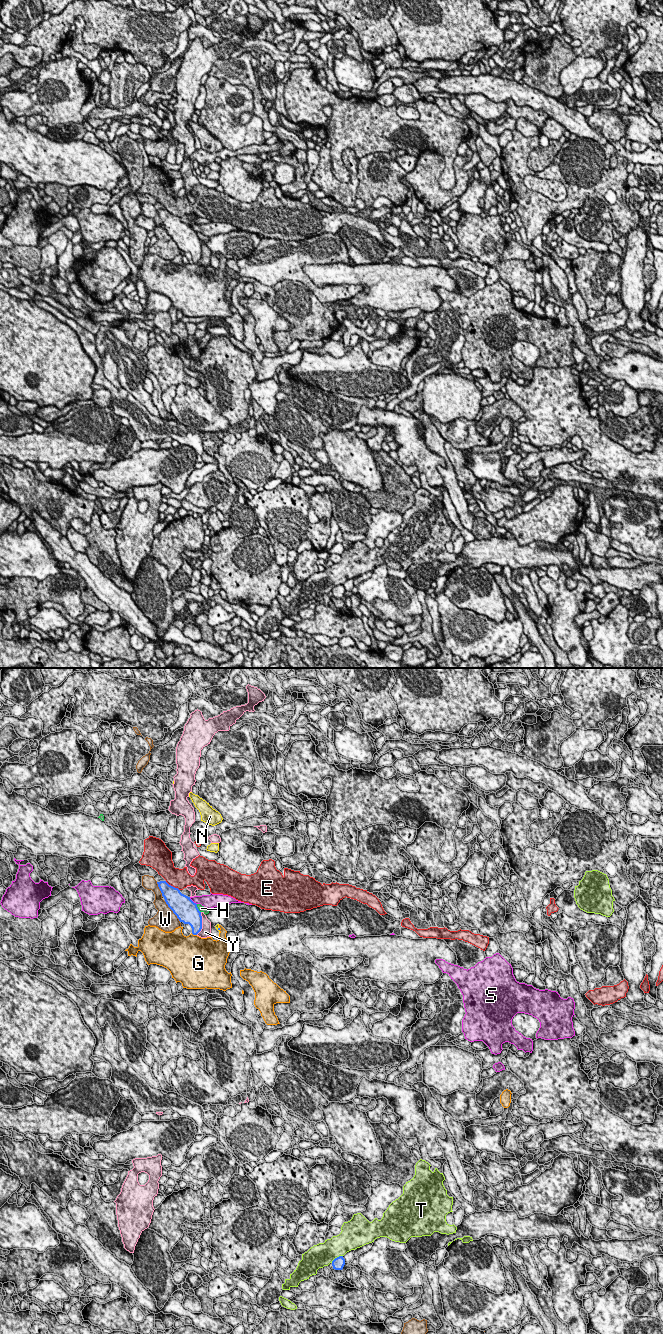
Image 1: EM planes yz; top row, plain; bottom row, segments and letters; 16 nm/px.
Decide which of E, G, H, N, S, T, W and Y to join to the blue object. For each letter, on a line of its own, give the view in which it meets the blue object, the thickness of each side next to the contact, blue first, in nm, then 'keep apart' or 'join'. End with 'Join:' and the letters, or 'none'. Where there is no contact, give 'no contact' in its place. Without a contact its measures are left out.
E: yz | 320/320 nm | keep apart
G: yz | 240/460 nm | keep apart
H: yz | 360/100 nm | keep apart
N: no contact | keep apart
S: yz | 360/200 nm | keep apart
T: yz | 200/380 nm | keep apart
W: yz | 360/340 nm | keep apart
Y: yz | 320/160 nm | keep apart
Join: none

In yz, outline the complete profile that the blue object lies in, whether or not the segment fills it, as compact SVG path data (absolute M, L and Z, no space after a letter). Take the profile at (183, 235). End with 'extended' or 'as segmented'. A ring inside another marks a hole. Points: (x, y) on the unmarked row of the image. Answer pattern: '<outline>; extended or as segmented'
M166 209L157 212L168 235L180 250L191 254L193 263L197 263L202 257L202 244L197 232Z; as segmented

